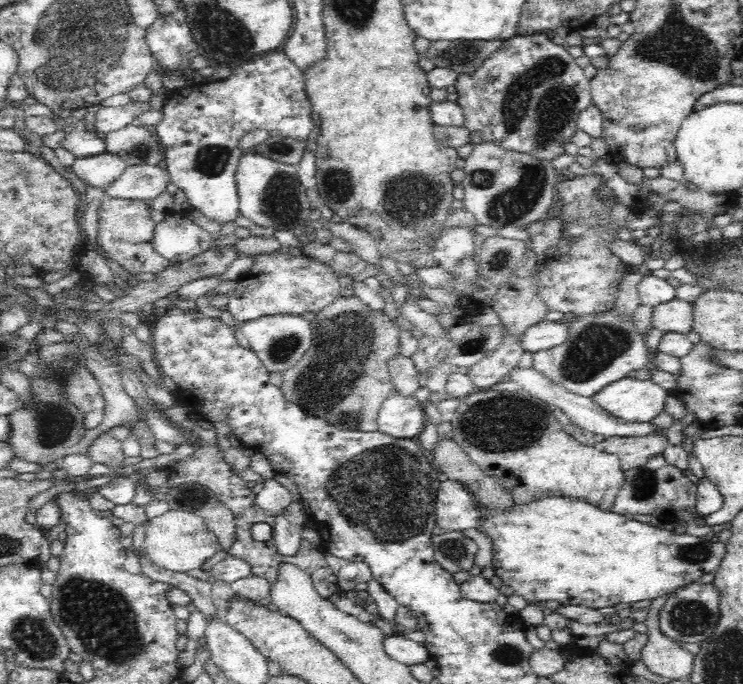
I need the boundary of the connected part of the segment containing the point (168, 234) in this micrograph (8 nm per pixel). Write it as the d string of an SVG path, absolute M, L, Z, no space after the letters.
M167 213L165 220L158 224L153 245L154 248L168 260L169 264L179 264L189 260L189 258L198 256L208 249L212 248L213 240L202 226L193 223L183 213Z

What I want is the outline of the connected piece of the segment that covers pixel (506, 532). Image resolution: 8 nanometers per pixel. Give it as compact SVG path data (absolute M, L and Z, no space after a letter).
M447 479L445 482L441 482L439 485L437 496L435 497L435 524L438 528L446 531L462 531L463 529L478 529L482 533L485 533L493 541L494 549L492 550L492 564L495 569L495 575L499 576L503 580L503 584L511 586L516 595L520 595L529 602L542 602L556 601L560 605L581 605L591 607L594 609L600 609L605 607L614 607L619 603L633 604L636 602L642 602L643 600L656 600L656 598L662 598L662 596L676 594L678 590L687 587L689 584L696 583L700 580L704 574L710 574L714 572L725 559L726 546L722 542L716 539L708 540L708 538L700 538L700 536L690 536L690 534L676 534L672 530L666 530L666 528L658 528L658 526L651 526L650 524L643 524L636 520L626 516L620 515L614 512L601 512L598 508L590 507L583 503L582 500L542 500L541 503L532 504L528 508L516 508L510 510L510 512L492 512L490 518L486 522L479 520L479 513L475 508L474 498L464 489L462 484Z

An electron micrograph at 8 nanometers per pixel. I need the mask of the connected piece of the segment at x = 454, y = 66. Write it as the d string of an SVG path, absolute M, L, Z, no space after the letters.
M434 40L424 52L424 59L430 59L437 68L448 68L459 75L472 72L499 46L500 40Z

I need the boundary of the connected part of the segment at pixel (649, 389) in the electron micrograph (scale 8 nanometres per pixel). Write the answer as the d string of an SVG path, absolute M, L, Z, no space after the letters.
M626 377L603 388L593 396L598 406L628 424L652 422L664 412L666 392L652 380Z

